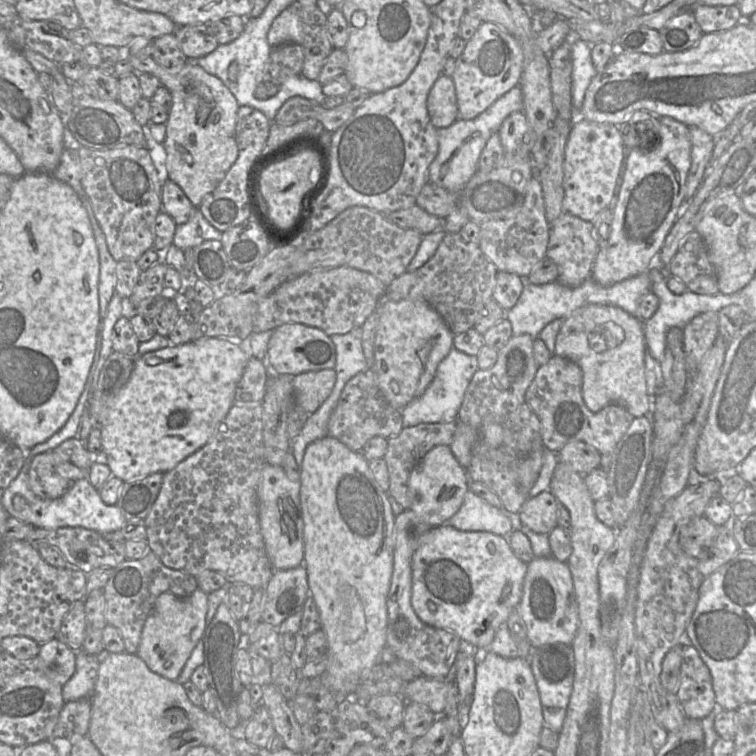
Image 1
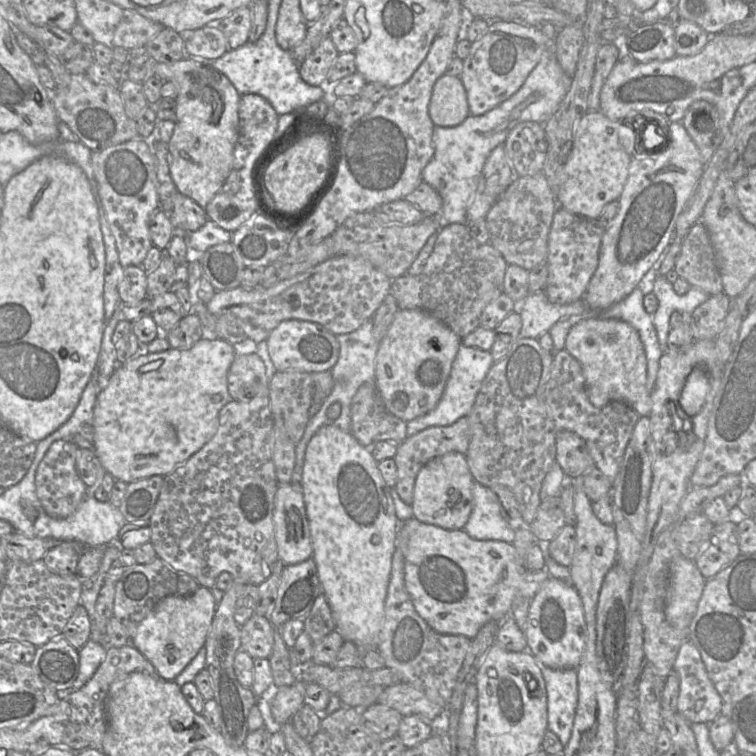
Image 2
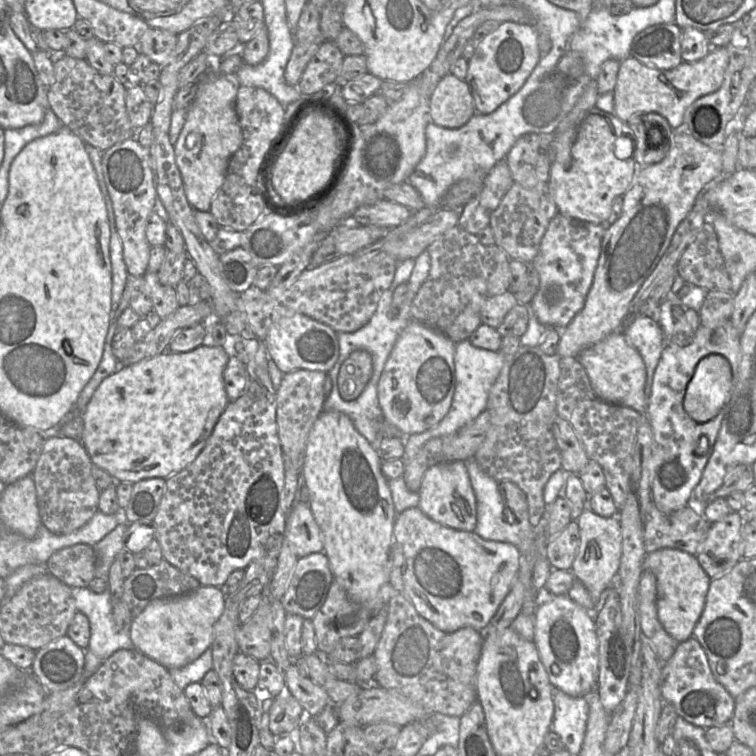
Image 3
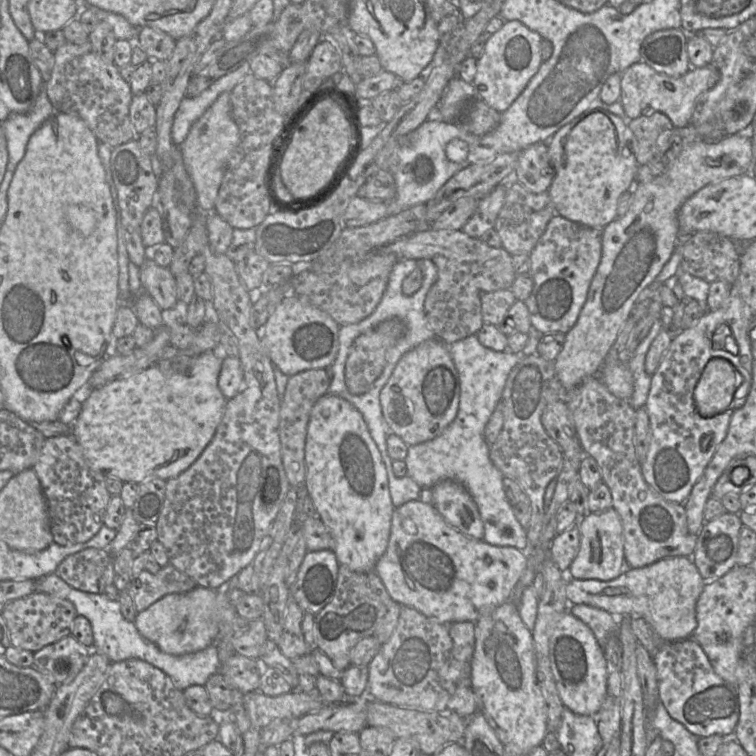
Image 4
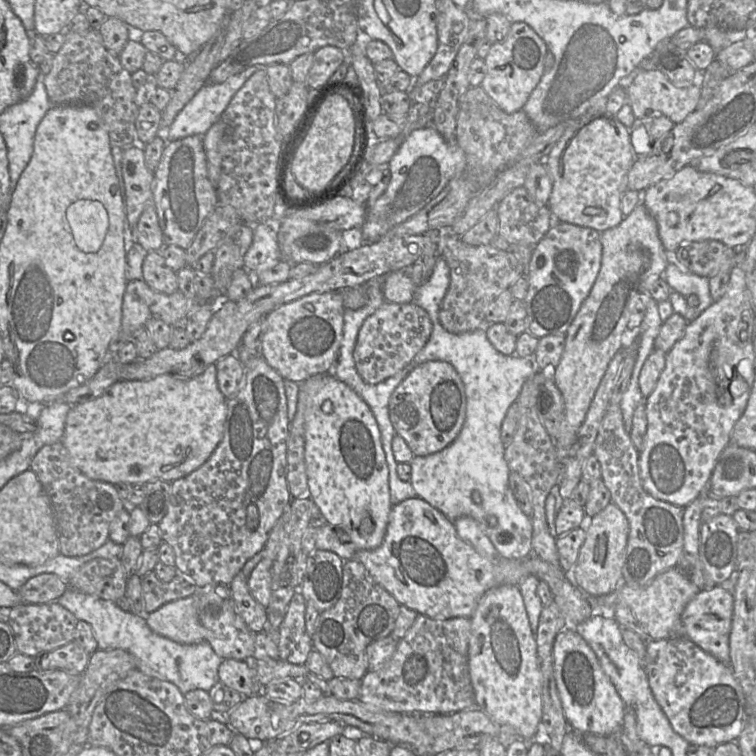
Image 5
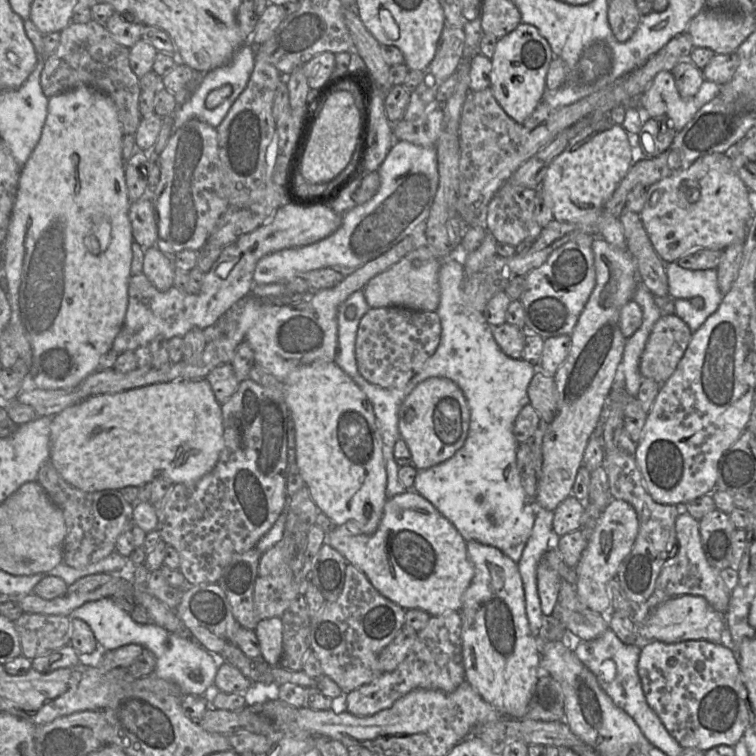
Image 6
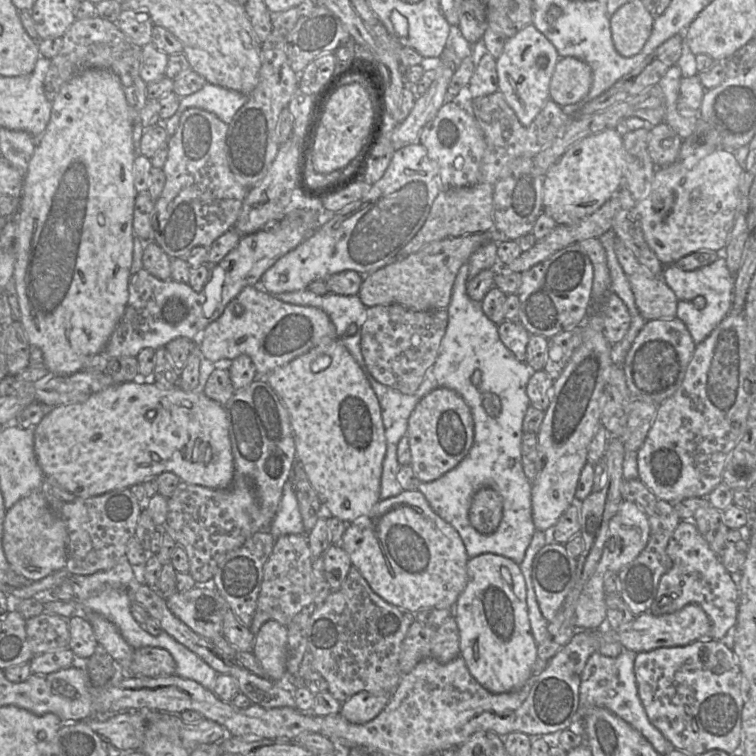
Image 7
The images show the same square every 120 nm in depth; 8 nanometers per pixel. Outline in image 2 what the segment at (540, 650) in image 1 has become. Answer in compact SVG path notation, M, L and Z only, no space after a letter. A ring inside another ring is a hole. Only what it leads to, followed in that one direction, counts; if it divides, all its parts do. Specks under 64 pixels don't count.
M541 666L541 670L547 691L547 729L565 746L571 737L578 704L577 669Z

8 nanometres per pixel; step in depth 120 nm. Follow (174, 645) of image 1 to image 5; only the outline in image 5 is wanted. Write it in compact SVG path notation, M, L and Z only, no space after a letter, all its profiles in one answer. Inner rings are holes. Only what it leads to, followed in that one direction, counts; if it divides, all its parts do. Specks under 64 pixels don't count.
M194 595L168 602L146 615L145 619L153 632L174 642L197 644L204 641Z

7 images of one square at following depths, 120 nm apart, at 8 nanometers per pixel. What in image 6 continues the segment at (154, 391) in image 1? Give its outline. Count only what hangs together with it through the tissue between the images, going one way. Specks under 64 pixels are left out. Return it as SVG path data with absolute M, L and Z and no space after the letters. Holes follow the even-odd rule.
M206 378L159 382L118 393L91 396L65 408L53 416L50 424L51 462L66 482L85 492L107 489L120 490L128 486L140 487L145 483L151 483L156 478L168 479L174 484L194 481L210 473L215 468L223 447L224 429L222 405L216 400L211 385Z

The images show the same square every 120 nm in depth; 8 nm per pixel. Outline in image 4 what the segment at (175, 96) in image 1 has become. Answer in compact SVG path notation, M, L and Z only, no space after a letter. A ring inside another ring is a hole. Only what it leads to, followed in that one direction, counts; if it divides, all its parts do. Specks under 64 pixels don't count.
M224 92L192 125L186 139L179 145L183 164L196 191L200 211L215 212L216 198L227 162L238 143L239 128L232 117L230 92Z

